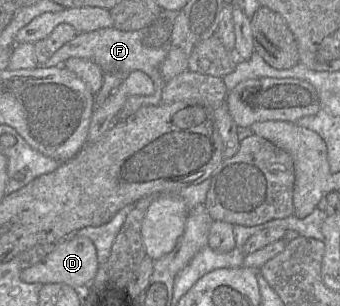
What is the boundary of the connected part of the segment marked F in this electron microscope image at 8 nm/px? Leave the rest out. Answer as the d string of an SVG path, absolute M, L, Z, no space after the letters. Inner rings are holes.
M114 27L103 28L96 31L78 33L72 40L58 49L45 63L40 67L54 67L64 65L65 61L71 57L78 57L92 61L100 66L104 73L114 72L122 76L127 76L135 70L145 72L153 81L155 92L152 95L134 95L130 96L124 107L119 111L115 122L123 120L130 116L143 106L159 105L162 103L162 93L166 81L161 75L160 67L168 54L168 46L152 48L144 45L143 40L147 28L136 31L124 31Z

